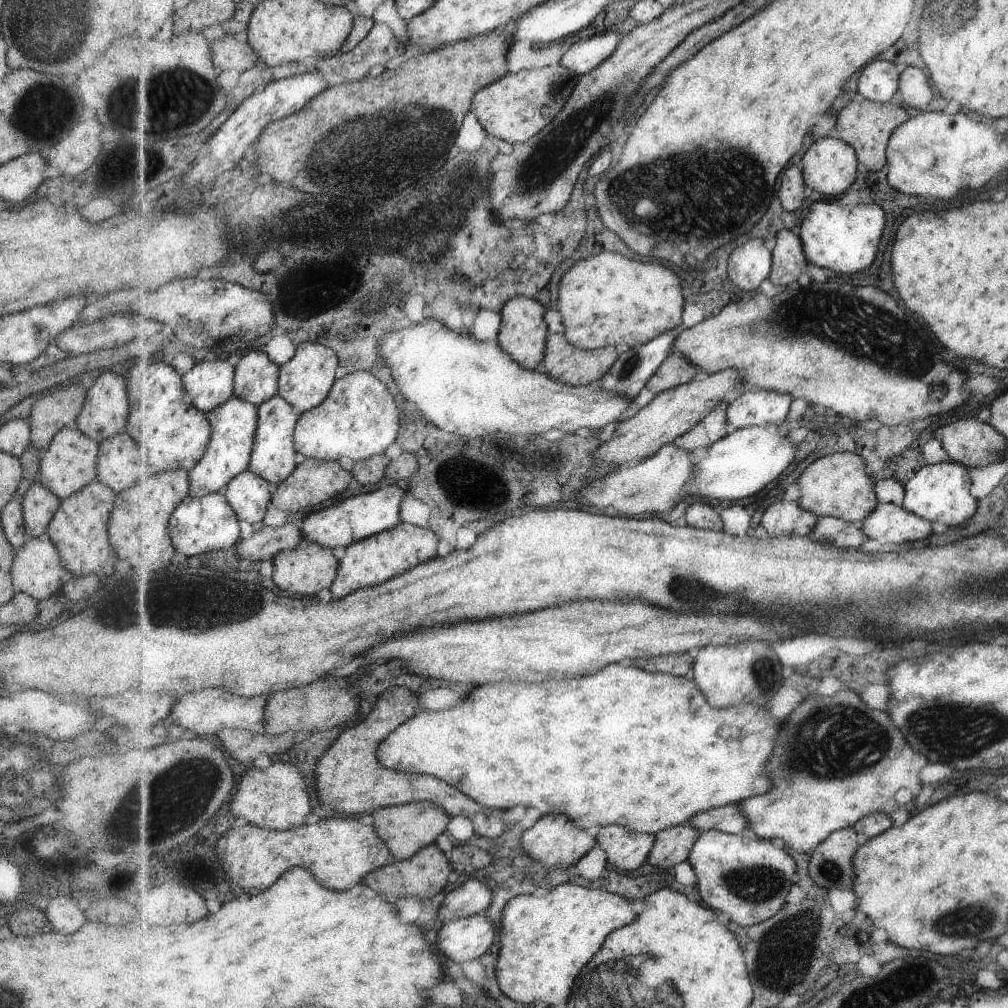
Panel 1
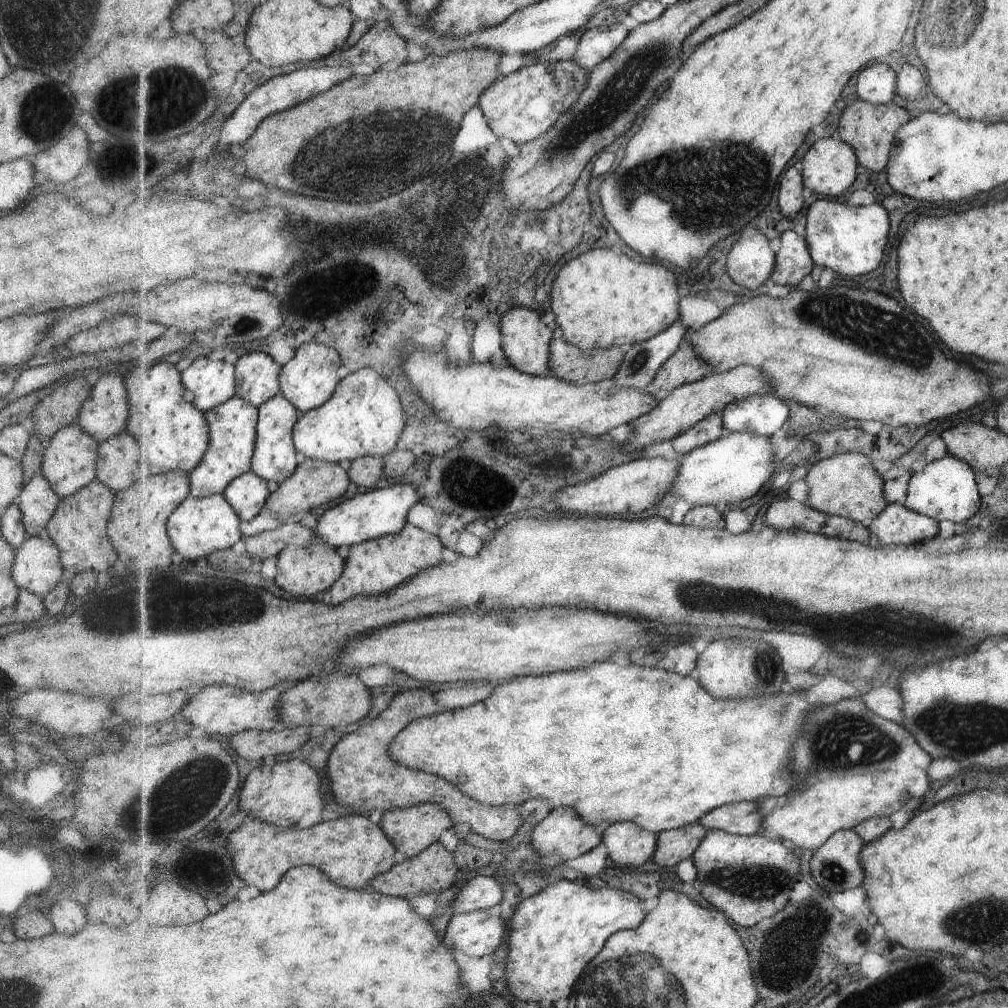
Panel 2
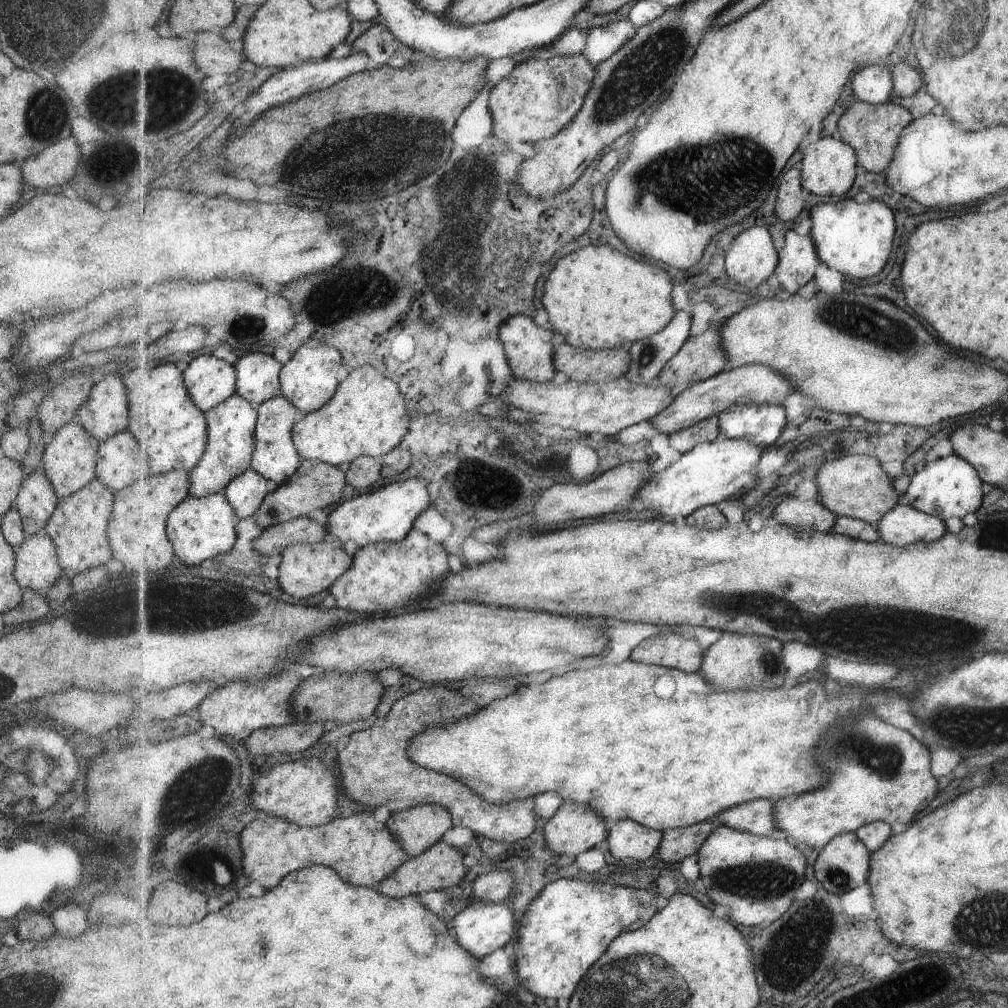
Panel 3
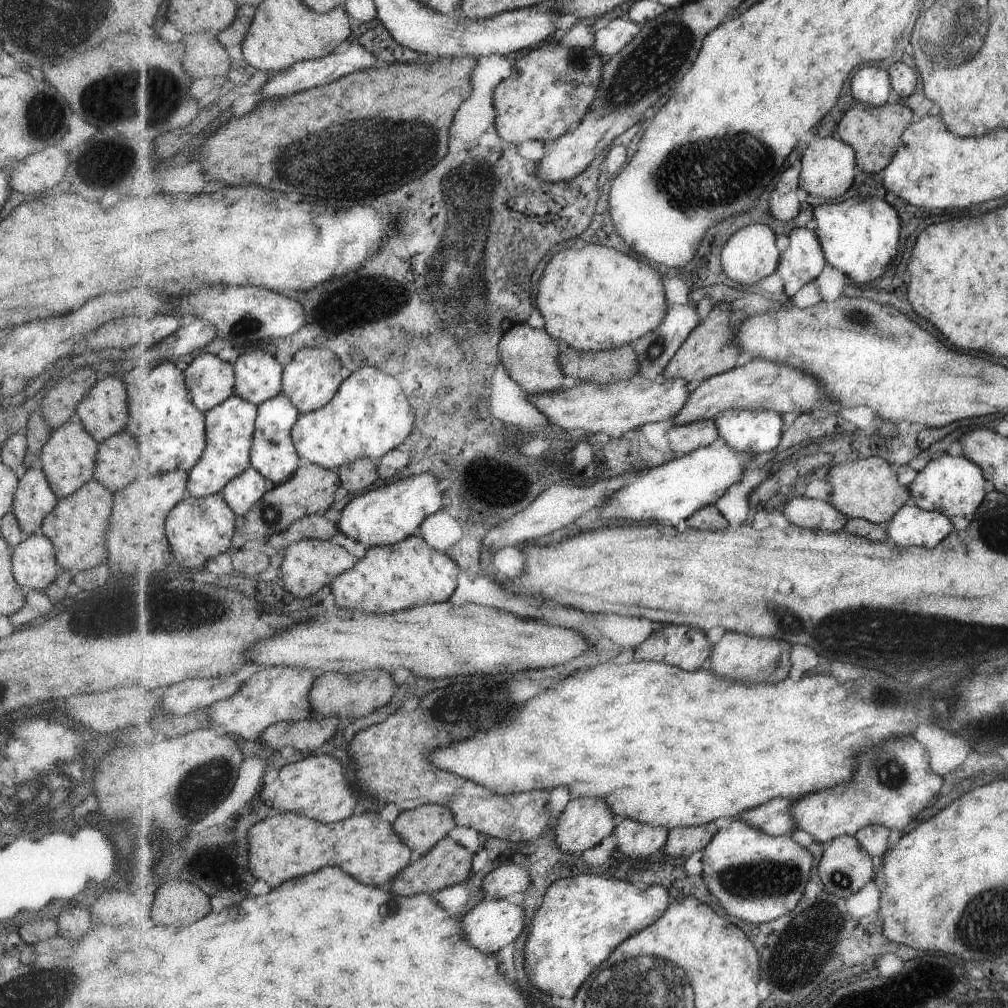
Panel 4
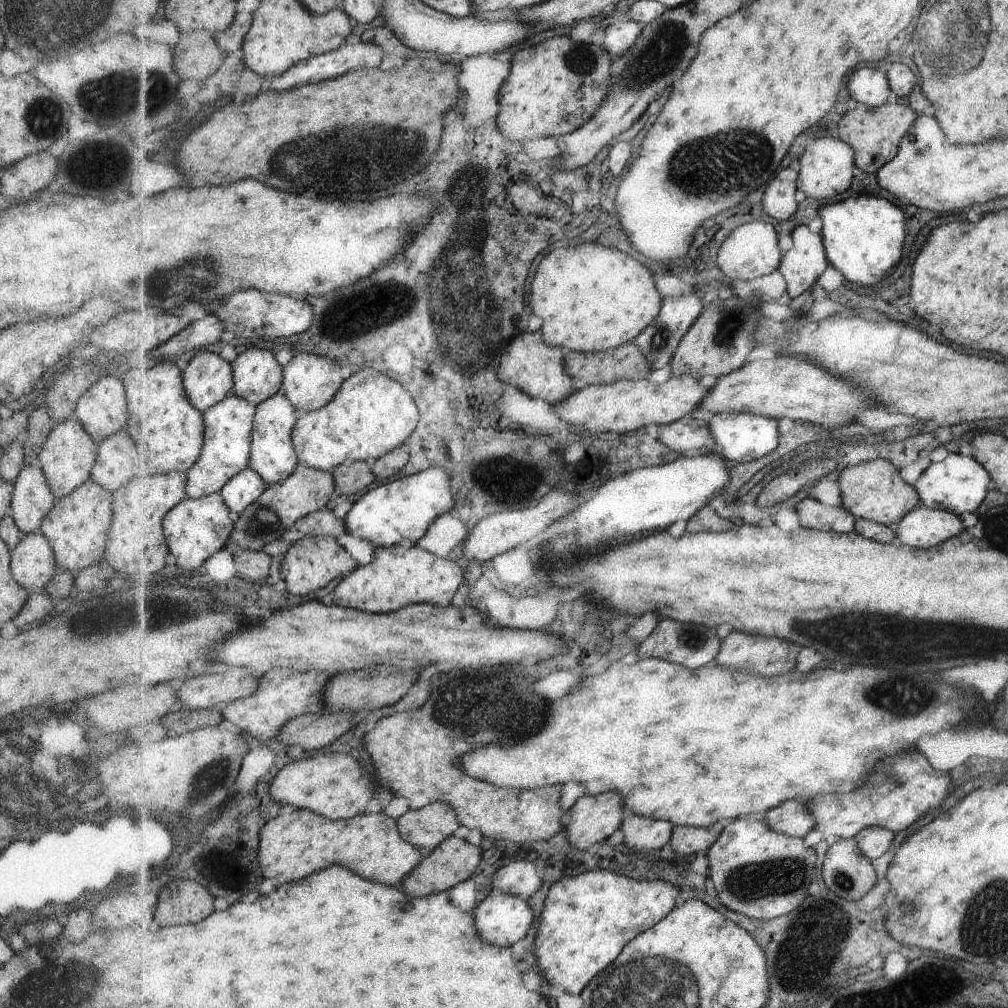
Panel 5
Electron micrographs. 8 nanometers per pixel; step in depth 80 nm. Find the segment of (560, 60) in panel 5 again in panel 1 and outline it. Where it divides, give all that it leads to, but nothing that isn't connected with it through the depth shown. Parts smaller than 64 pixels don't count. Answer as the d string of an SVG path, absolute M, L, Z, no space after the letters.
M561 64L511 72L475 94L471 111L479 116L488 134L515 146L531 140L555 122L576 89L578 80L579 74Z

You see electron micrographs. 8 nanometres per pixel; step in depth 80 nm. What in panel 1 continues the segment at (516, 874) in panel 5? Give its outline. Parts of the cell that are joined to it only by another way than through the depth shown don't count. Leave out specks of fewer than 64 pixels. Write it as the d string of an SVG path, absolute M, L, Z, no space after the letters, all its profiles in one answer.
M478 878L465 880L445 896L437 920L448 923L463 916L478 915L489 908L491 901L492 892L485 883Z

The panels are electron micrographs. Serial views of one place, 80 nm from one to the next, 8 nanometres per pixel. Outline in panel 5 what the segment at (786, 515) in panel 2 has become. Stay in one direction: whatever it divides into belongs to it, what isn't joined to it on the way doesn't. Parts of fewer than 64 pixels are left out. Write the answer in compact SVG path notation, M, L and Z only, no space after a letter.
M806 497L796 506L800 522L805 528L838 533L855 532L858 518L843 506L829 506L820 500Z

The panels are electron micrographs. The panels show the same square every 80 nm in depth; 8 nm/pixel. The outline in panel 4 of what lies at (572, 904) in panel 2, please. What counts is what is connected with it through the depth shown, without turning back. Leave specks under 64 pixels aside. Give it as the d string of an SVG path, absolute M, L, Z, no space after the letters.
M594 874L575 875L574 877L564 877L557 879L546 892L545 899L542 901L542 907L534 914L531 934L529 941L525 943L524 948L524 967L529 975L530 981L535 985L535 988L541 989L545 994L552 997L562 999L574 999L577 991L583 986L583 983L589 978L589 975L594 972L595 968L602 962L605 962L612 952L630 936L635 936L635 933L641 932L644 928L654 925L664 914L669 910L670 890L659 885L651 885L650 887L641 886L638 882L627 882L626 880L611 879L608 877Z

